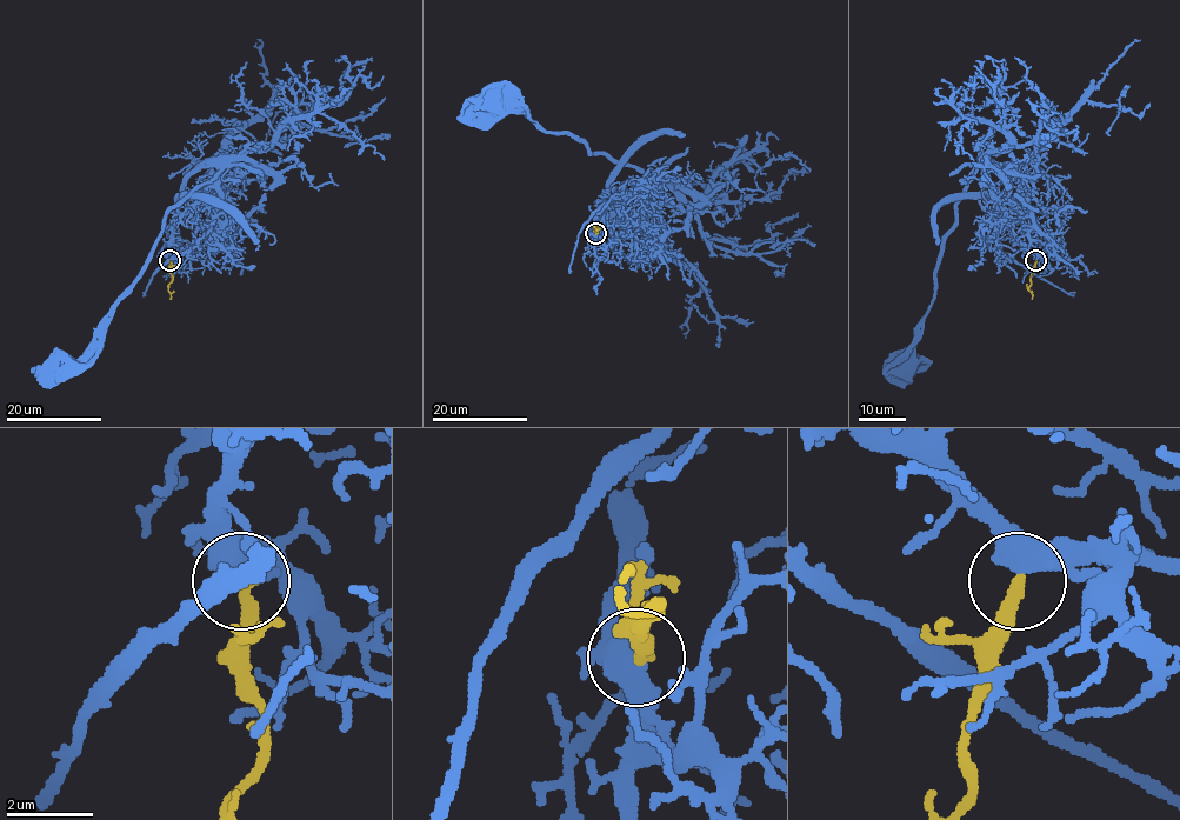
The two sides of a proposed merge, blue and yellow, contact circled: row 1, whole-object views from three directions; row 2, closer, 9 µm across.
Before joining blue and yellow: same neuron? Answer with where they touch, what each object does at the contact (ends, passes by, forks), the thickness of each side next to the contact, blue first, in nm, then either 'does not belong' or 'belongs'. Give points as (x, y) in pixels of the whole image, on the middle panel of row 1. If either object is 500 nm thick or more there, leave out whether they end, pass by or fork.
at (595, 233); blue passes by; yellow ends there; 480 nm thick on the blue side, 320 nm on the other; belongs

